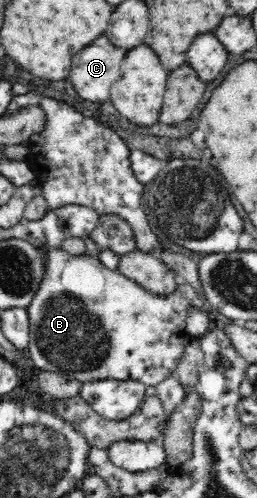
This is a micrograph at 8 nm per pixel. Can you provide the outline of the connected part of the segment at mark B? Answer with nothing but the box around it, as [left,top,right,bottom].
[26,247,210,387]

